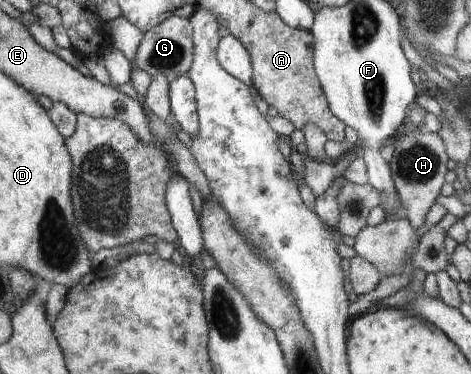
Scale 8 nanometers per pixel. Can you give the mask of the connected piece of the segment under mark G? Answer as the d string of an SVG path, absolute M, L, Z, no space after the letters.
M170 16L161 24L151 27L151 30L146 30L143 40L138 46L137 54L135 54L133 62L130 62L131 73L133 68L137 68L151 76L163 74L169 83L186 75L194 58L195 46L193 46L192 34L191 20L179 16Z

